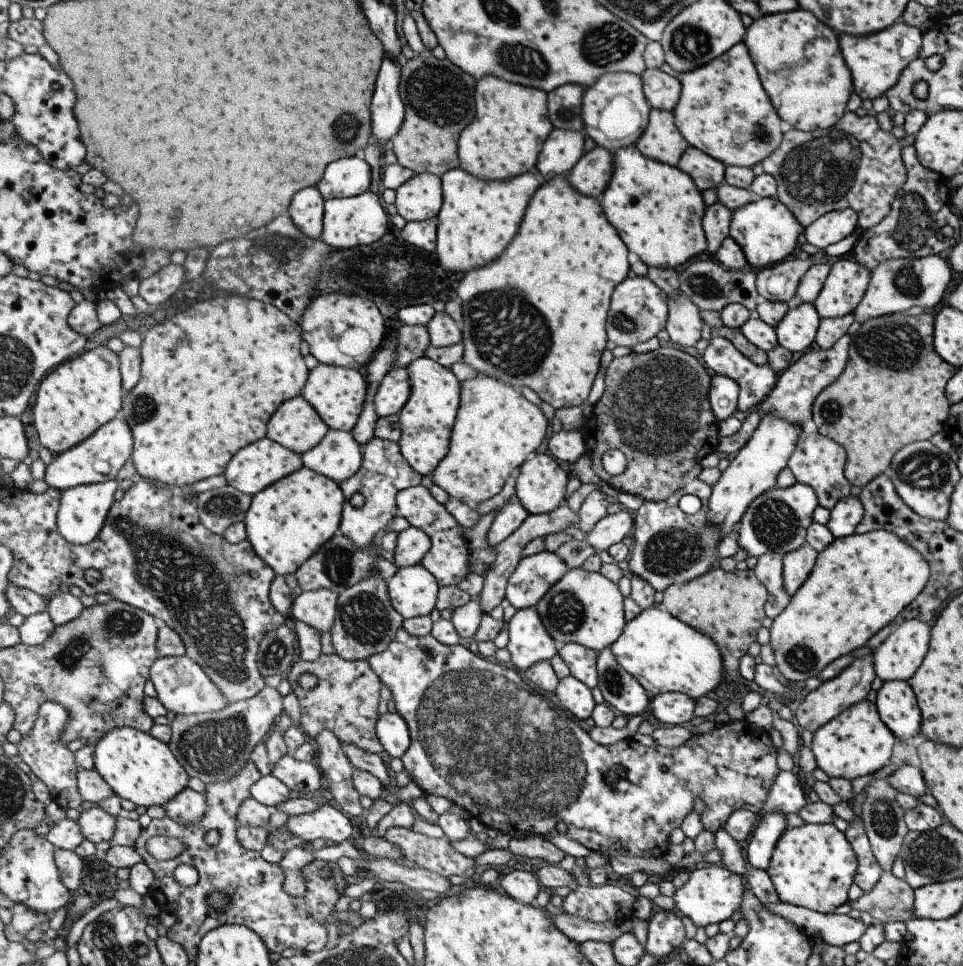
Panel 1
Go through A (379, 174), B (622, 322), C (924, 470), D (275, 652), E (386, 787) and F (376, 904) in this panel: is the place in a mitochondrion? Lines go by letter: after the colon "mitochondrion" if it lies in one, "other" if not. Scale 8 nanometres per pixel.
A: other
B: mitochondrion
C: mitochondrion
D: mitochondrion
E: other
F: other

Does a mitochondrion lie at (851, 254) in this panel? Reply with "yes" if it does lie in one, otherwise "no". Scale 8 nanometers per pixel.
no

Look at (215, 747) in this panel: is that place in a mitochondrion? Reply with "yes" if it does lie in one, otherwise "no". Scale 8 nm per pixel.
yes

